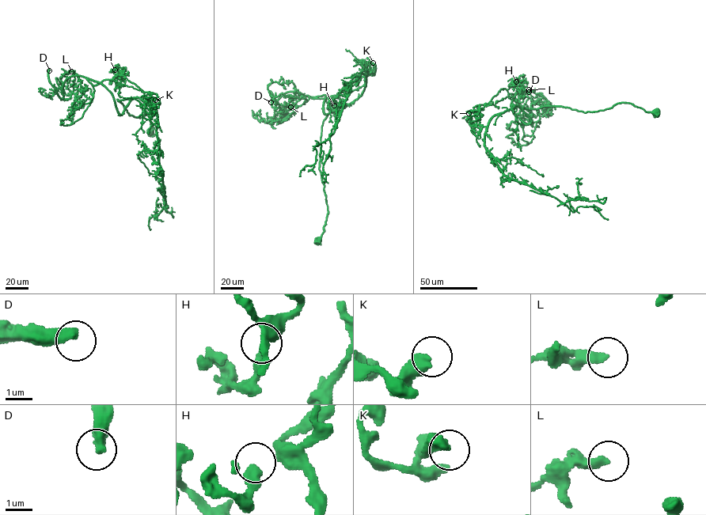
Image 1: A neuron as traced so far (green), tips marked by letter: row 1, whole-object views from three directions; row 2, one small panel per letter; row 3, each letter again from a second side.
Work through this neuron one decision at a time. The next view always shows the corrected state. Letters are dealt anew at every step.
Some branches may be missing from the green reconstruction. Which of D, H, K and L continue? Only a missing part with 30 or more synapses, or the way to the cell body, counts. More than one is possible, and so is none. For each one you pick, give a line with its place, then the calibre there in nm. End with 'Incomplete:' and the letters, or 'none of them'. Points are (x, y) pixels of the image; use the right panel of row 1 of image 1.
D: (529, 92) | 440 nm
Incomplete: D

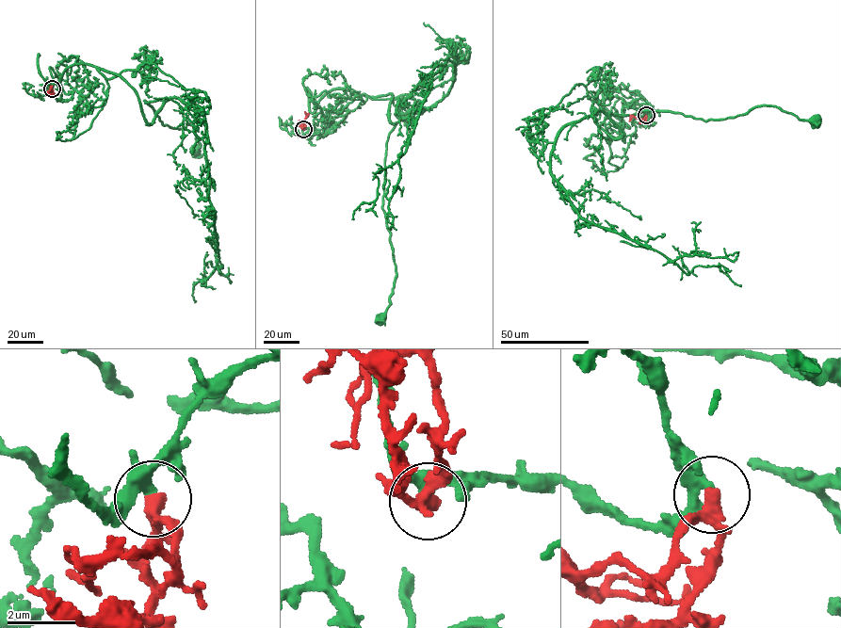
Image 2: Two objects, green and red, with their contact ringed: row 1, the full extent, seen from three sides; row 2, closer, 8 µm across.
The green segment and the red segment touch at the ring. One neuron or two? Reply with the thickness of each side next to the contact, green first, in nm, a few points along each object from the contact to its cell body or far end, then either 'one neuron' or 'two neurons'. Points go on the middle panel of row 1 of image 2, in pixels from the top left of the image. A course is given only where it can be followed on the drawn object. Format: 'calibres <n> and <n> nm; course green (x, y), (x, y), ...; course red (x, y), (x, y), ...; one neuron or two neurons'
calibres 240 and 320 nm; course green (304, 129), (332, 89), (390, 93), (392, 123), (411, 117), (386, 144), (382, 209), (396, 278), (380, 318); course red (304, 129), (304, 111); two neurons

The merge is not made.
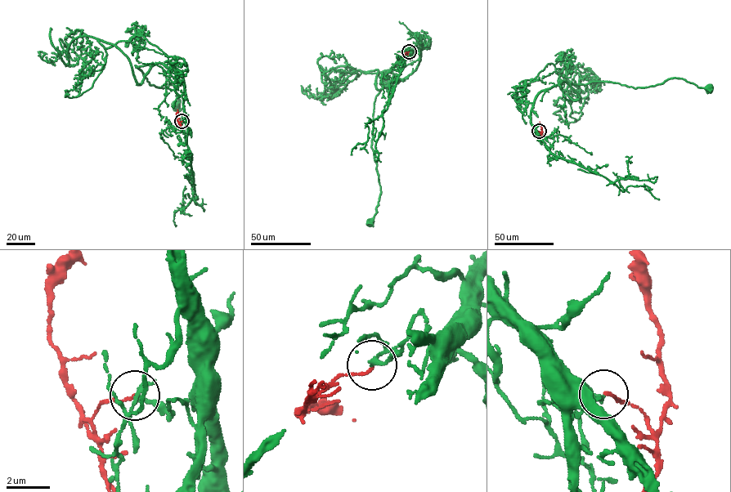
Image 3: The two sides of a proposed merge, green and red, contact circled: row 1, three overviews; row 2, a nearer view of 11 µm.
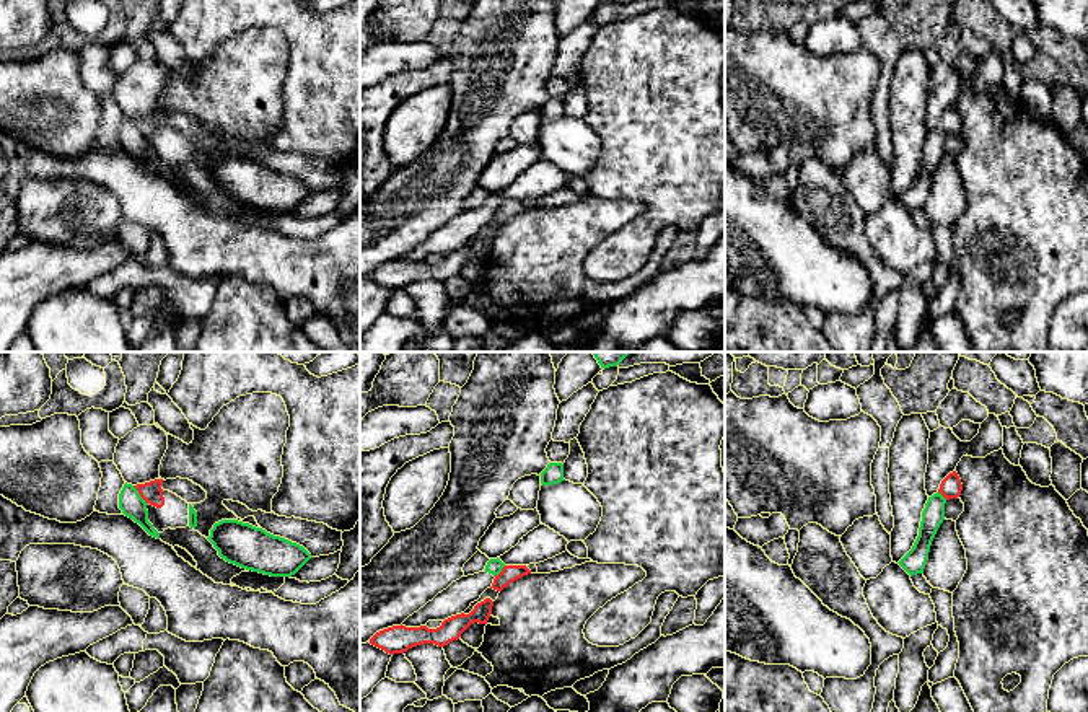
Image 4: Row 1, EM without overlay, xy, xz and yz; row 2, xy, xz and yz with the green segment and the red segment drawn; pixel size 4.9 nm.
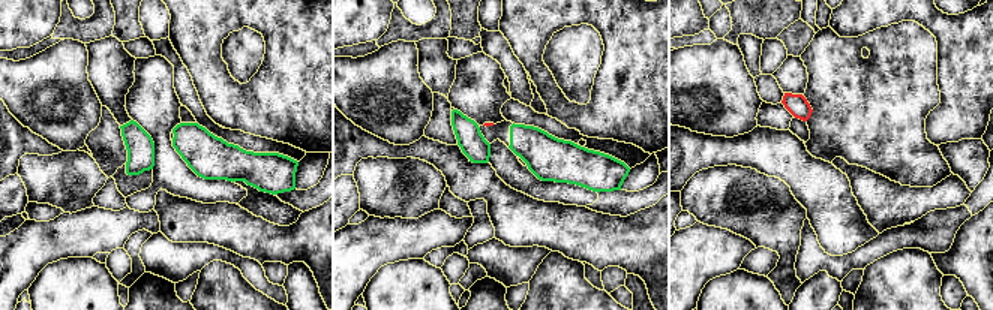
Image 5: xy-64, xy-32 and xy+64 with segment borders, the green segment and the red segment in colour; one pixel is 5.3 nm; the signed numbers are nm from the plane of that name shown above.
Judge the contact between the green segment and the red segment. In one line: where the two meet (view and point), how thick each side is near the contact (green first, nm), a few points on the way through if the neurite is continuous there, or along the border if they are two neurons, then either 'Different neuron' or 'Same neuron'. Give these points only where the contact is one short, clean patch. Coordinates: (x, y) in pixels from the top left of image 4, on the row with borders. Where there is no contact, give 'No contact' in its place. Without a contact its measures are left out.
Touches green at xy (139, 496). Thickness 120 nm (green) against 110 nm. Path across: xy (132, 505), (139, 496), (152, 492). Same neuron

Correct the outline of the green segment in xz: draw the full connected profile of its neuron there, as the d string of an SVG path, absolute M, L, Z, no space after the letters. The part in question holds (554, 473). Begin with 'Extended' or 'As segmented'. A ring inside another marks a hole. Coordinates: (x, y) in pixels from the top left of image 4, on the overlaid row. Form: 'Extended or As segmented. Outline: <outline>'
As segmented. Outline: M549 463L547 468L541 472L541 484L542 486L559 484L562 481L565 481L562 463Z

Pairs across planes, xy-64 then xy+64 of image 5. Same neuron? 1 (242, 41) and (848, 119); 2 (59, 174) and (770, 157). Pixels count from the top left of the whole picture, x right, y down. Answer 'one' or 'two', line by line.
1: one
2: two

